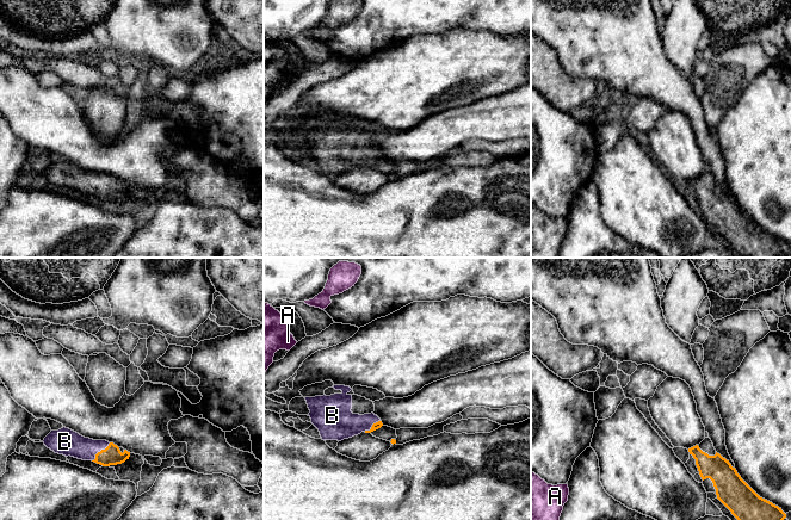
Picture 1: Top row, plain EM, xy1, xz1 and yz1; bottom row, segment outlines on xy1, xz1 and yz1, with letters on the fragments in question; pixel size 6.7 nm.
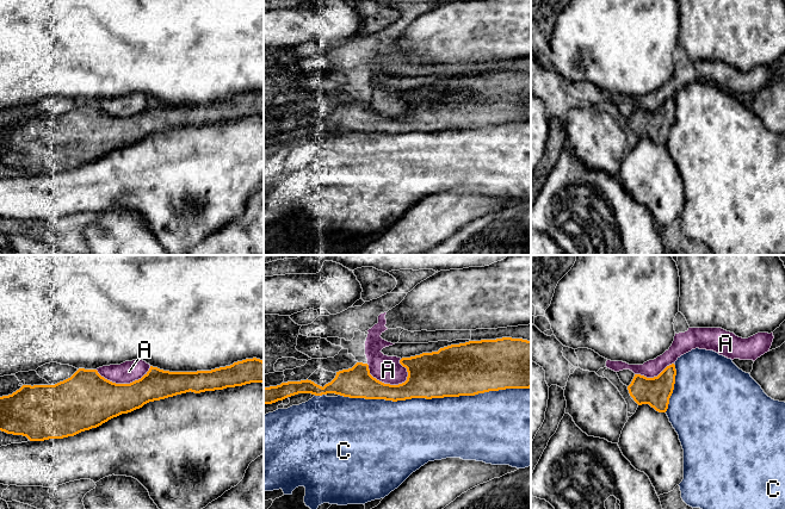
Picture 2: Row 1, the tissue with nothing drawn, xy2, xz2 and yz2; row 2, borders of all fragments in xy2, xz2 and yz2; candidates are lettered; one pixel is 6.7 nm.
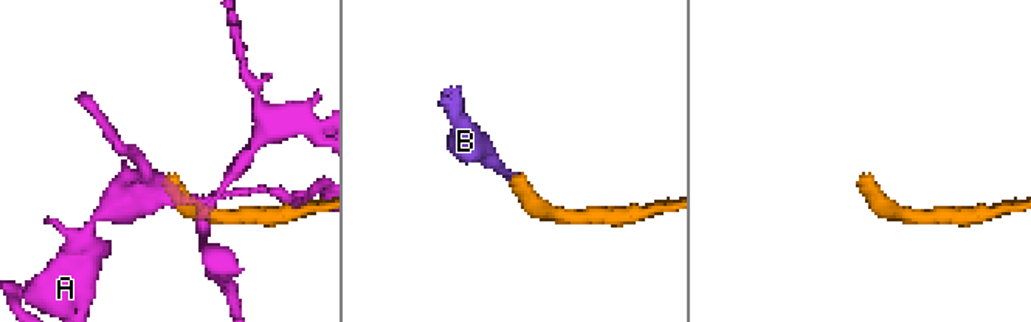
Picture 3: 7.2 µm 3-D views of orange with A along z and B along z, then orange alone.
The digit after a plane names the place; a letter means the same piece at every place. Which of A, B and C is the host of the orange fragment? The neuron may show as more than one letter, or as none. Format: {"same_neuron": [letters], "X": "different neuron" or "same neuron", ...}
{"same_neuron": ["B"], "A": "different neuron", "B": "same neuron", "C": "different neuron"}

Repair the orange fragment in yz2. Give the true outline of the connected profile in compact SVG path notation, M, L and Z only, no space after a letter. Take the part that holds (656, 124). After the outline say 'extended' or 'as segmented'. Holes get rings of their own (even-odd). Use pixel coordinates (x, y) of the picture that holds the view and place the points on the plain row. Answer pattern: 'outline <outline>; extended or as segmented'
outline M674 97L667 99L654 111L635 107L628 119L629 126L638 138L649 137L656 144L666 145L674 123L675 108Z; as segmented

